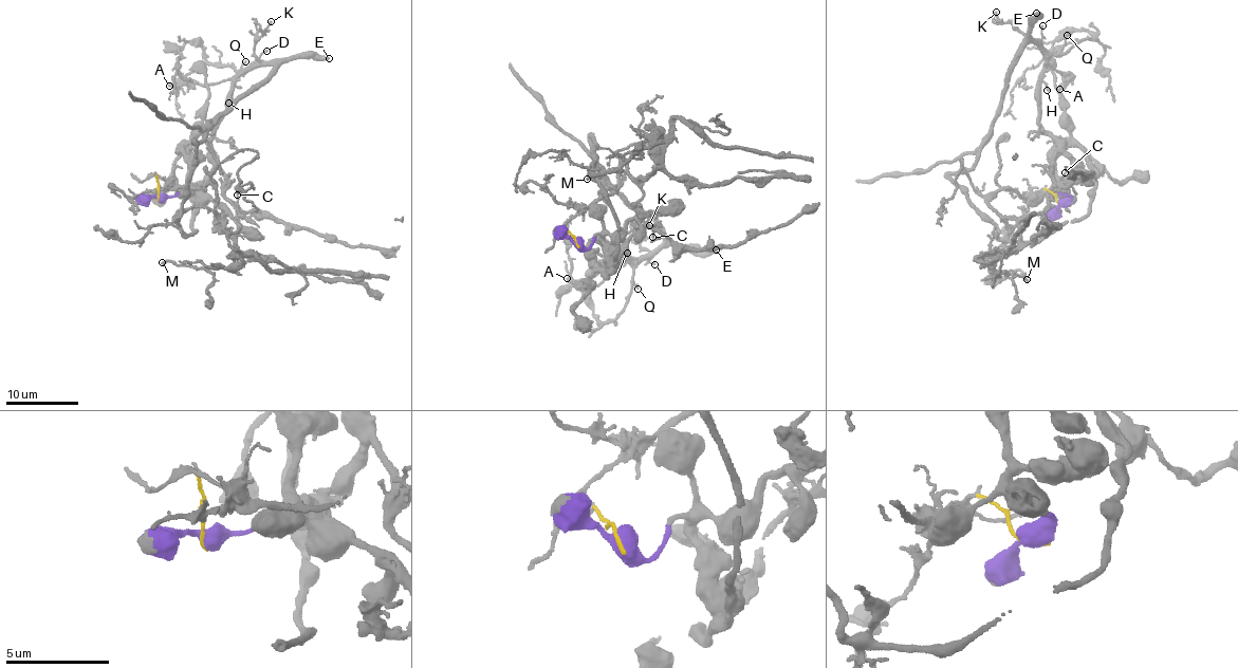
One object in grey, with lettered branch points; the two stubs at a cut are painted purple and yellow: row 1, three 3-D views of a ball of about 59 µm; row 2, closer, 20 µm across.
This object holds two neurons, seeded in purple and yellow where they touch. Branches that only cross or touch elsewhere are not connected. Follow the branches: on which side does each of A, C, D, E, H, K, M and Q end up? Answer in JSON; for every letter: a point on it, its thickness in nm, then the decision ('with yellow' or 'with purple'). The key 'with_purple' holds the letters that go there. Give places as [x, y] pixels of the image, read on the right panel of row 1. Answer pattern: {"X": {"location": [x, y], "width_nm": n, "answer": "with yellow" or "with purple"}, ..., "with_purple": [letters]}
{"A": {"location": [1059, 89], "width_nm": 340, "answer": "with purple"}, "C": {"location": [1065, 172], "width_nm": 100, "answer": "with purple"}, "D": {"location": [1042, 25], "width_nm": 130, "answer": "with purple"}, "E": {"location": [1036, 13], "width_nm": 400, "answer": "with purple"}, "H": {"location": [1047, 90], "width_nm": 160, "answer": "with purple"}, "K": {"location": [996, 12], "width_nm": 140, "answer": "with purple"}, "M": {"location": [1027, 279], "width_nm": 180, "answer": "with yellow"}, "Q": {"location": [1067, 35], "width_nm": 140, "answer": "with purple"}, "with_purple": ["A", "C", "D", "E", "H", "K", "Q"]}

